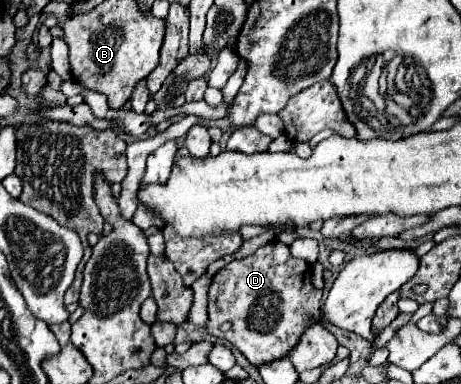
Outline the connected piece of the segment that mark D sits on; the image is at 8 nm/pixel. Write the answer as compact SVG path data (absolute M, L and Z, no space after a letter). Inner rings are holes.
M272 239L264 247L260 247L254 255L248 255L244 259L236 259L222 267L214 277L208 293L208 323L206 331L222 341L228 341L234 349L238 349L252 365L258 367L262 361L270 359L282 359L286 357L286 351L294 347L294 341L300 339L302 327L298 327L298 319L302 315L318 315L322 291L314 289L312 285L312 265L292 257L288 245L284 245L278 239ZM222 321L230 321L228 331L220 331Z

